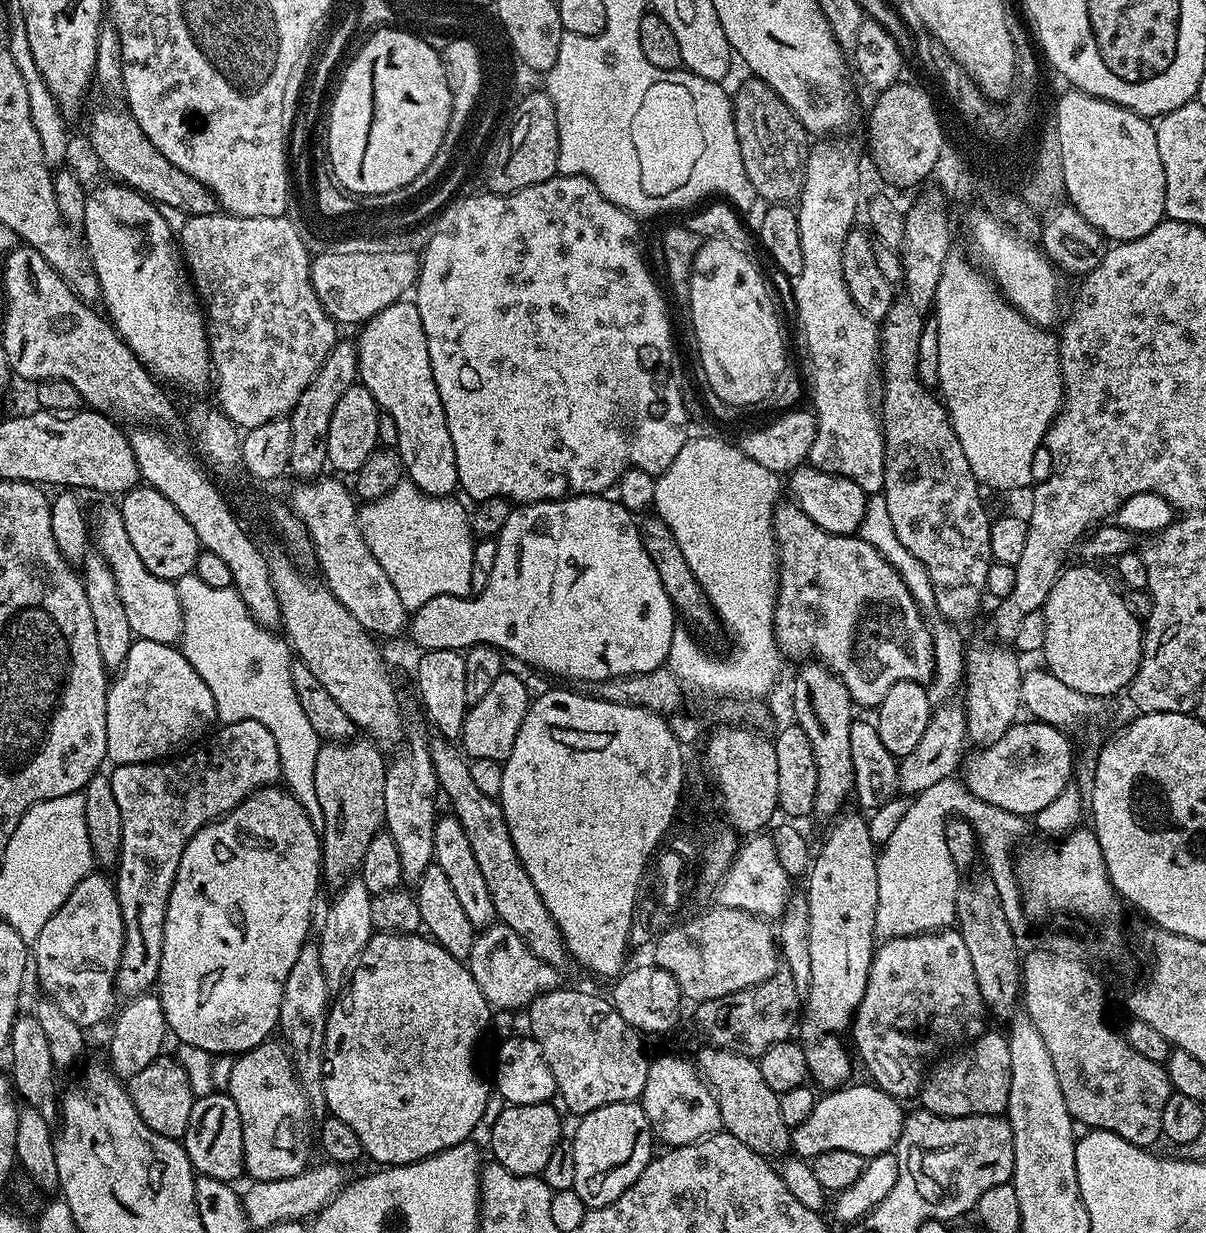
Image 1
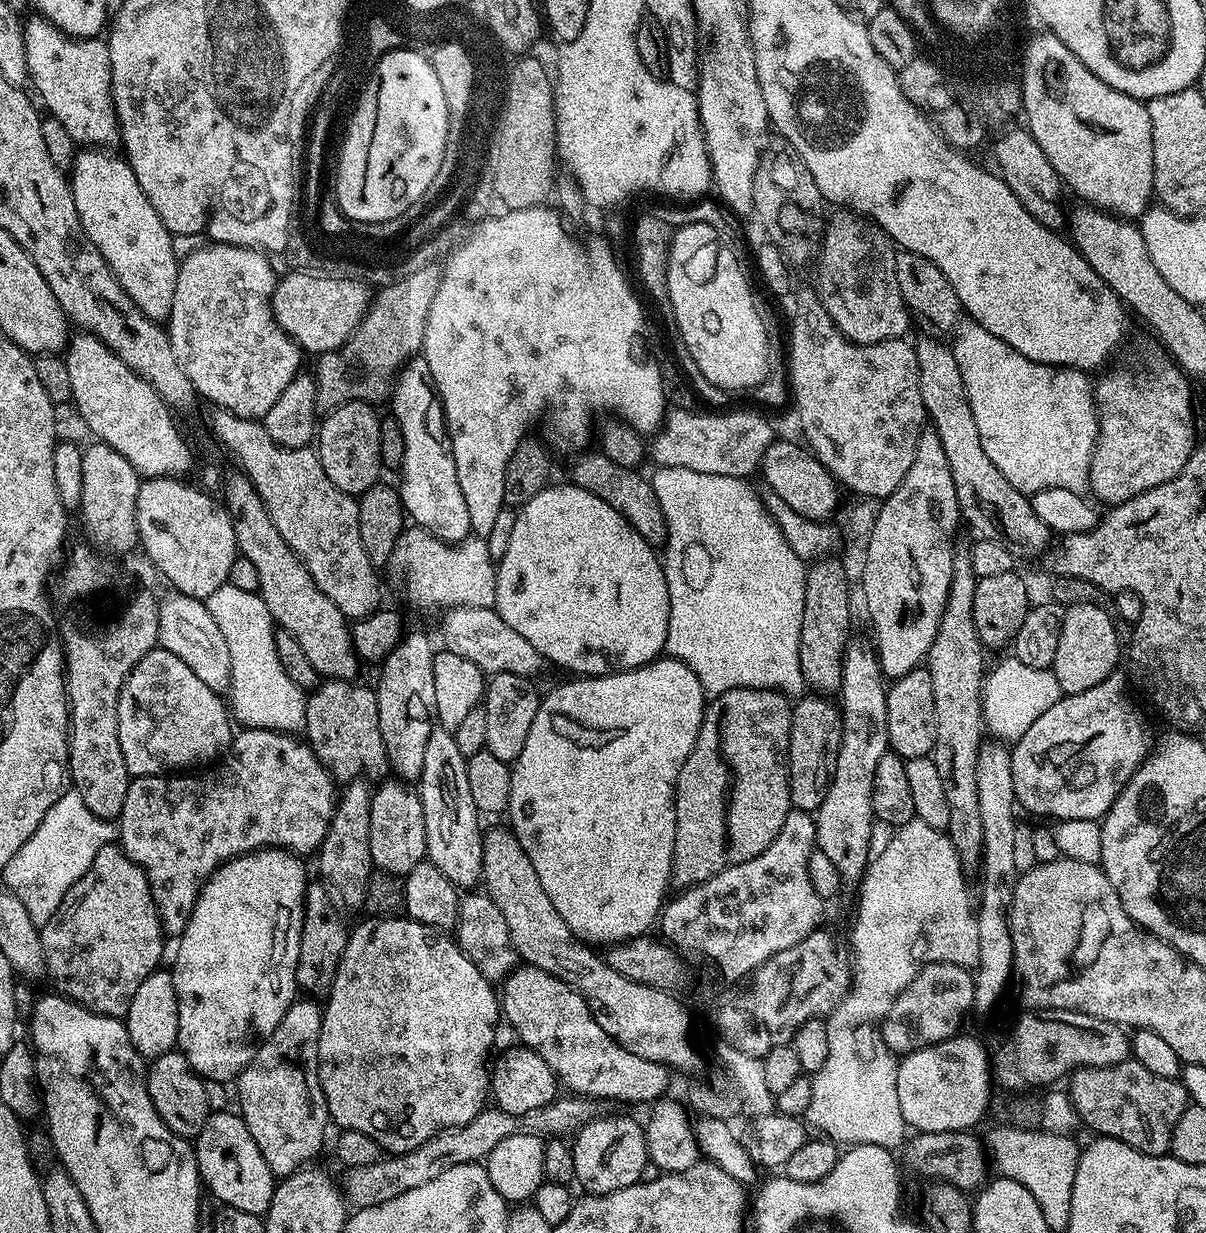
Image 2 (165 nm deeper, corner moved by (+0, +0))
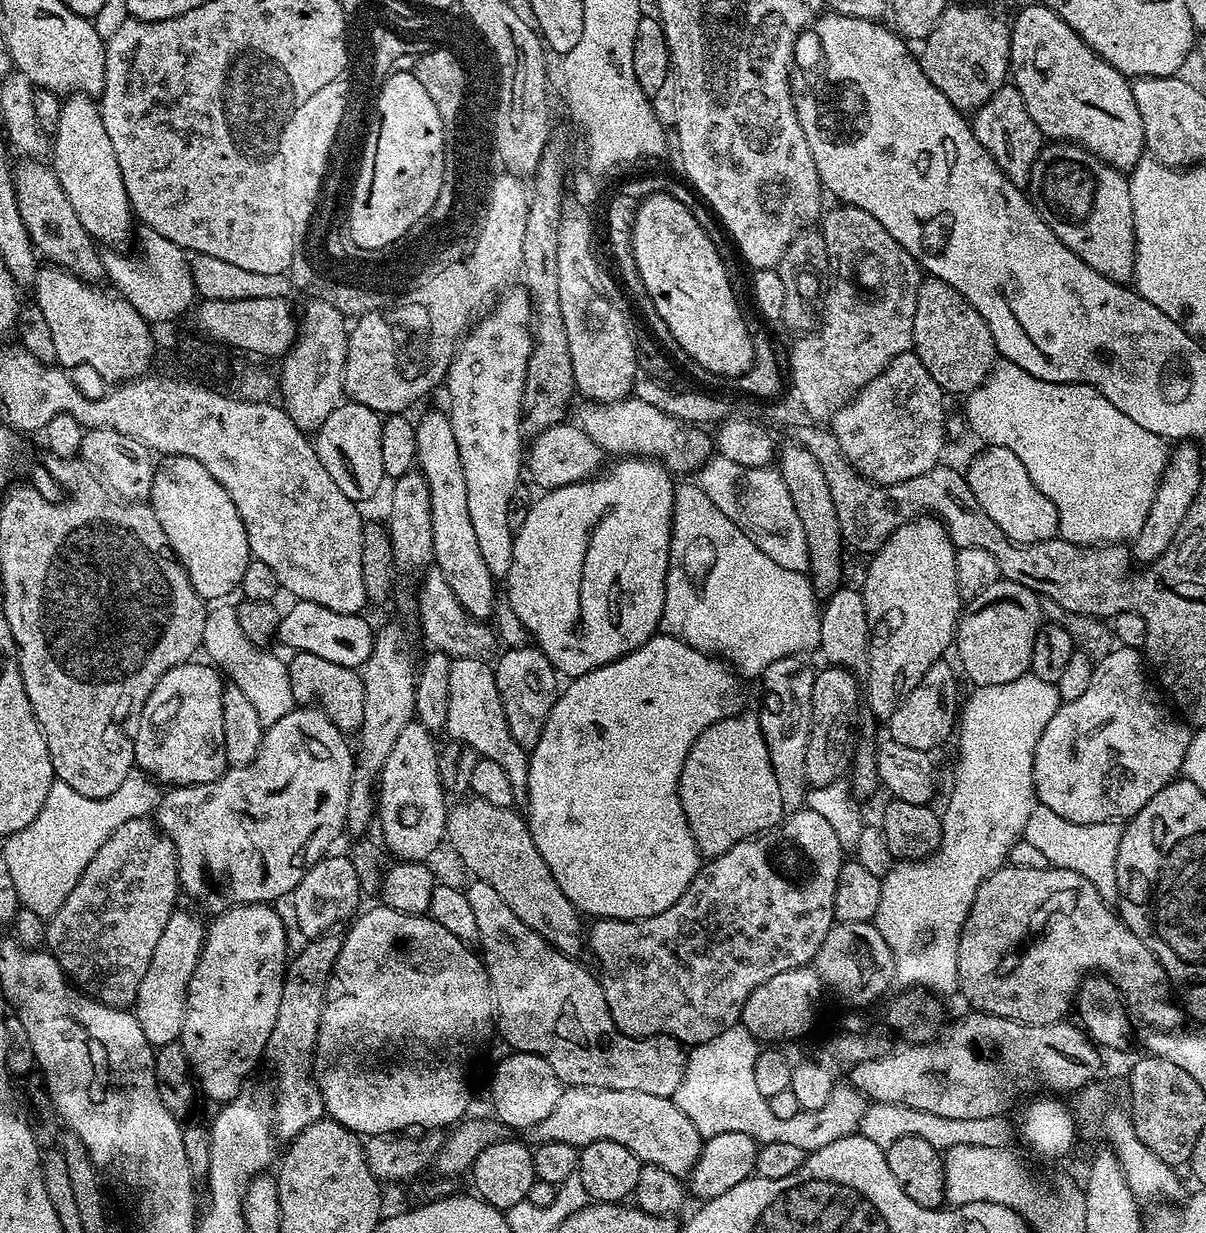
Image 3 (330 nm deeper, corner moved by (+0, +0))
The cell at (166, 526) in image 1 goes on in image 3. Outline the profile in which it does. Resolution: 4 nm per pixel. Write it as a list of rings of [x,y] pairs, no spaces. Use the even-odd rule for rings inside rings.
[[[165,456],[156,464],[150,503],[197,594],[205,602],[220,602],[235,593],[250,559],[248,539],[230,494],[218,486],[214,474],[194,458]]]

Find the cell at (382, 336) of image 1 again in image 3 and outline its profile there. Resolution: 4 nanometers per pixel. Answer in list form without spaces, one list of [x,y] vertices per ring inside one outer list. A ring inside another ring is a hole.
[[[444,410],[426,413],[421,420],[417,419],[415,421],[415,426],[416,441],[418,442],[416,464],[418,465],[419,472],[424,475],[426,482],[430,486],[430,520],[434,530],[434,567],[442,570],[442,578],[446,582],[446,586],[450,586],[450,590],[454,590],[454,598],[458,598],[458,602],[462,602],[462,606],[475,620],[491,621],[496,611],[496,601],[498,599],[498,593],[496,593],[497,581],[490,574],[490,570],[486,570],[486,561],[478,550],[478,537],[474,535],[474,525],[470,522],[470,502],[466,502],[466,474],[462,474],[462,458],[458,458],[458,442],[454,442],[454,426],[448,421],[448,413]]]

